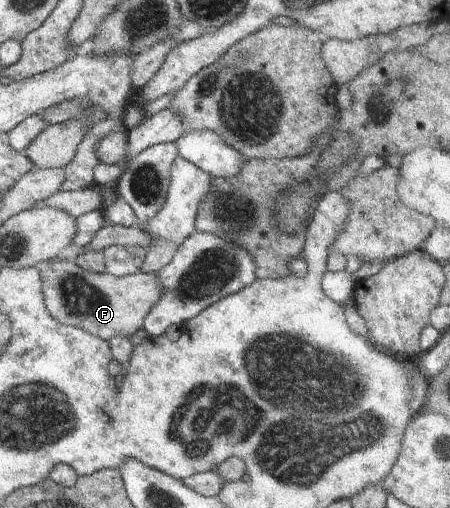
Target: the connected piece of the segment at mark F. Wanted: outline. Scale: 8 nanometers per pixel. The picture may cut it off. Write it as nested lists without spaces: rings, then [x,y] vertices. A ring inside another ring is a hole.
[[[51,260],[40,267],[39,276],[43,285],[45,310],[60,325],[77,327],[104,341],[122,336],[130,338],[138,330],[143,329],[144,318],[153,310],[161,298],[161,283],[154,273],[135,273],[124,277],[116,277],[109,273],[90,273],[79,268],[73,260]]]

